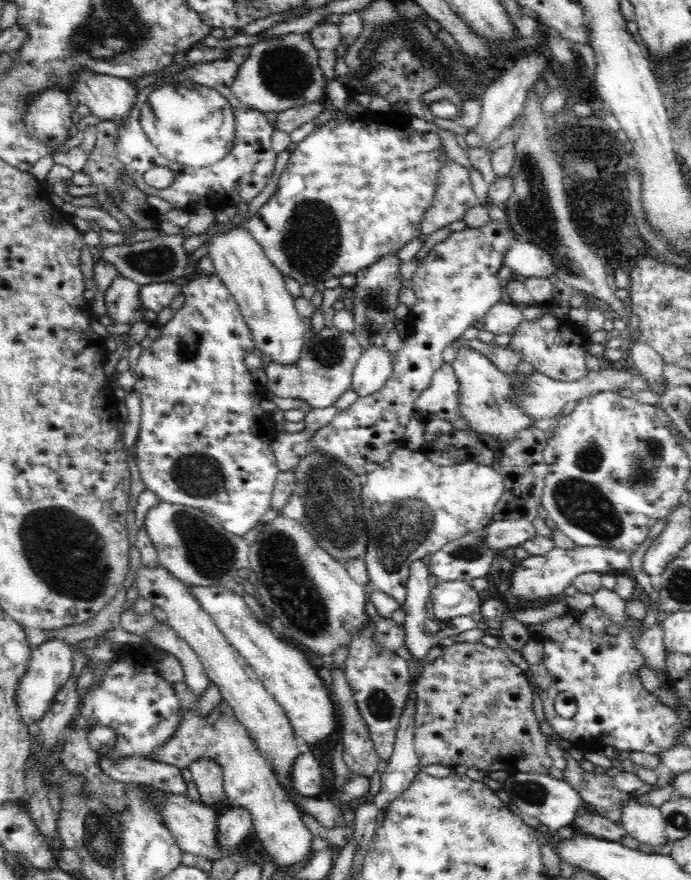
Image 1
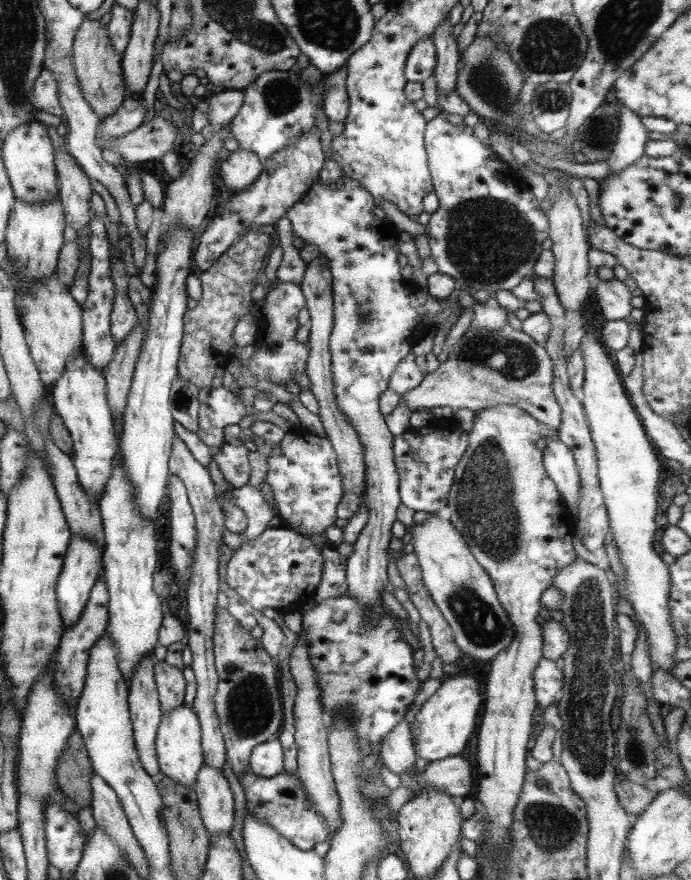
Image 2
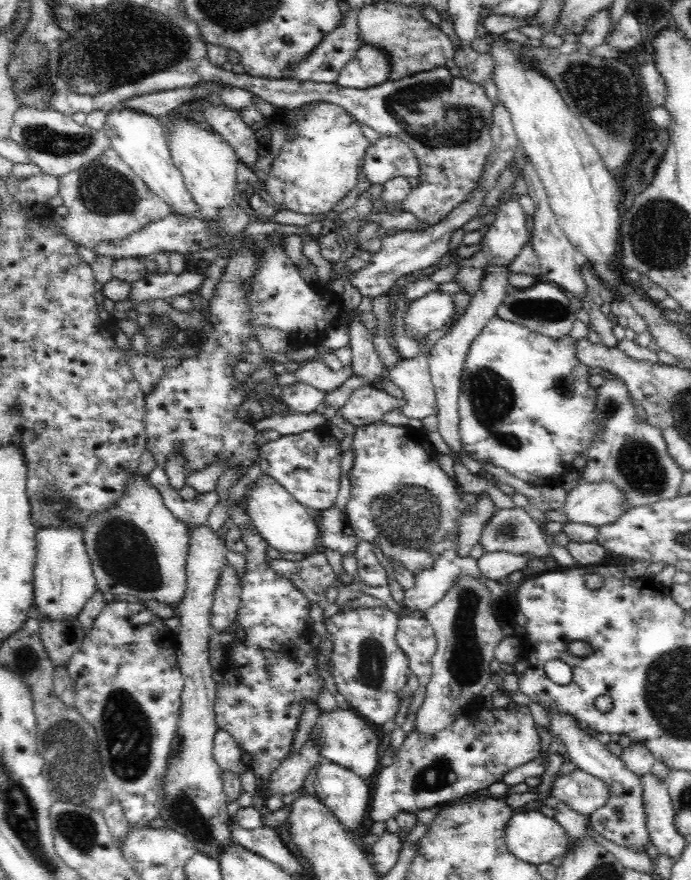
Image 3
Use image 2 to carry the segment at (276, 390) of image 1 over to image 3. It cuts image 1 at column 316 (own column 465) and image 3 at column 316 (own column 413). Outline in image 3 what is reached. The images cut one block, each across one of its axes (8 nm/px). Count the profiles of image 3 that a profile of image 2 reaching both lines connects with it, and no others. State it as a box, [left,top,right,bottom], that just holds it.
[281,381,326,414]

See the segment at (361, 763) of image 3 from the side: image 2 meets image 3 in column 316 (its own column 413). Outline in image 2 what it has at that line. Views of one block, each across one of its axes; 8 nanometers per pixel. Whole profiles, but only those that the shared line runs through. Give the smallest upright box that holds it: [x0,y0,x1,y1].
[409,672,481,762]

